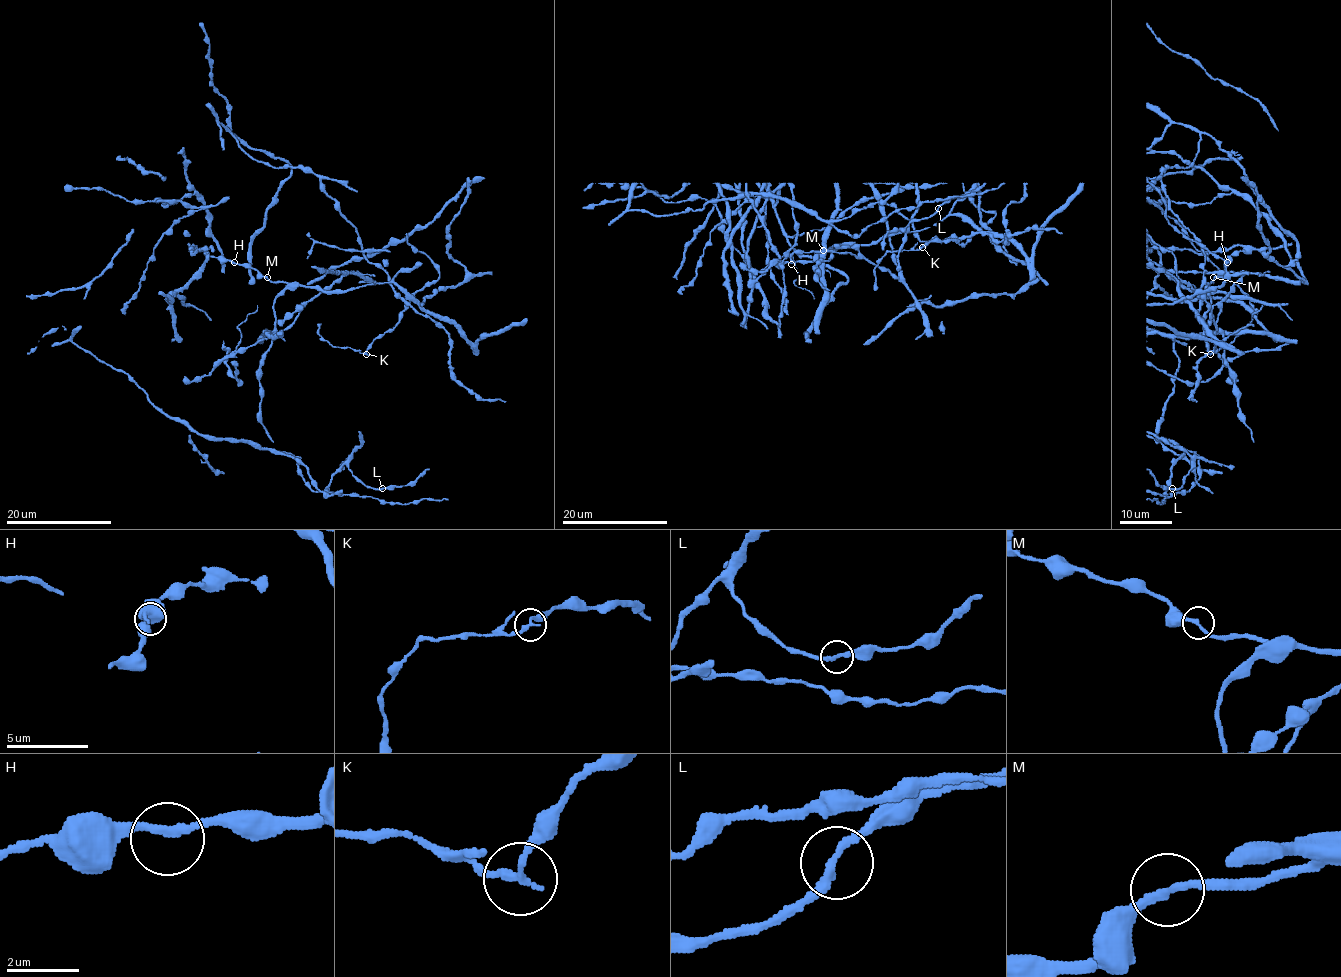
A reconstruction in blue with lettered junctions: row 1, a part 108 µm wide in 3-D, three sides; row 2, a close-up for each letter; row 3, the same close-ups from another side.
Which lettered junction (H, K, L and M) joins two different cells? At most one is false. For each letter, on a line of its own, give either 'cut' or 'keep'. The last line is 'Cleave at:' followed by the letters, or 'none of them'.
H: keep
K: cut
L: keep
M: keep
Cleave at: K

